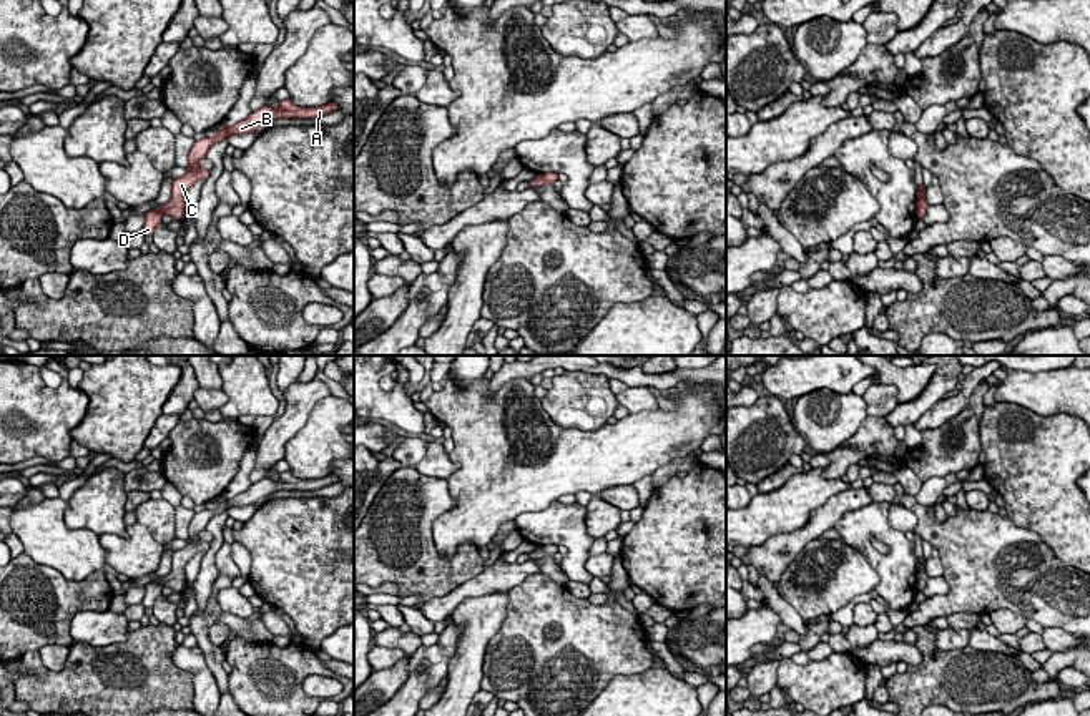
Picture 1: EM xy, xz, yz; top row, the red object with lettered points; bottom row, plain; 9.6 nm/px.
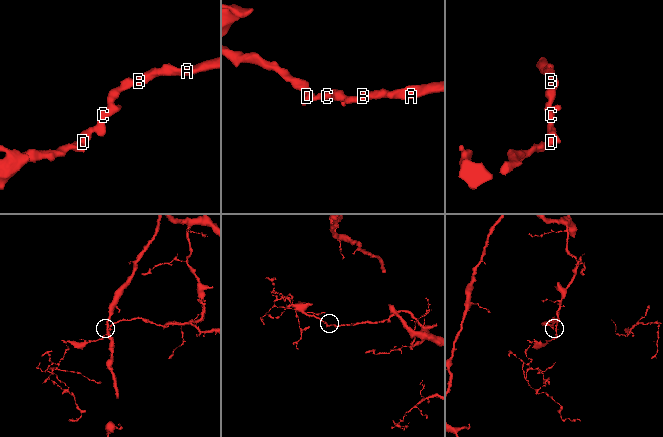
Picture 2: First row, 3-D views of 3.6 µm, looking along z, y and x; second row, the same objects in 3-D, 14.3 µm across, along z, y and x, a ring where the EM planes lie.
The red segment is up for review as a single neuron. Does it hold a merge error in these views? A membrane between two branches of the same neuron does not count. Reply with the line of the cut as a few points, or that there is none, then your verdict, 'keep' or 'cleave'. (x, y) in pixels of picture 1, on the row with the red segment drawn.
no cut; keep

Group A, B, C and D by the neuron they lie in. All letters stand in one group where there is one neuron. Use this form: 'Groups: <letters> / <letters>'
Groups: A B C D

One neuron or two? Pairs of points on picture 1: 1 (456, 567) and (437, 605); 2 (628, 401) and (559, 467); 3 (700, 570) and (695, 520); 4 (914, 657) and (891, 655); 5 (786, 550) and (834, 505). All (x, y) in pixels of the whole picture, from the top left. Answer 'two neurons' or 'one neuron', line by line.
1: two neurons
2: two neurons
3: one neuron
4: one neuron
5: one neuron

